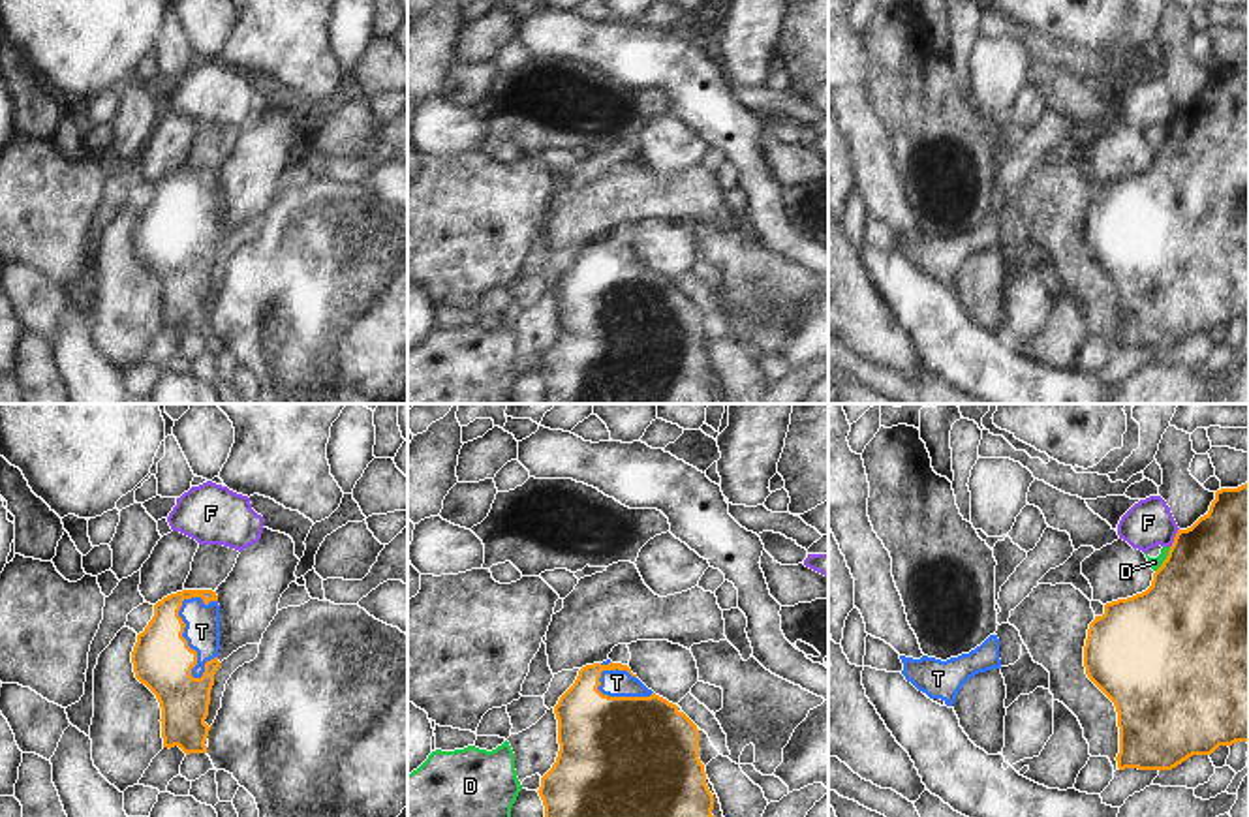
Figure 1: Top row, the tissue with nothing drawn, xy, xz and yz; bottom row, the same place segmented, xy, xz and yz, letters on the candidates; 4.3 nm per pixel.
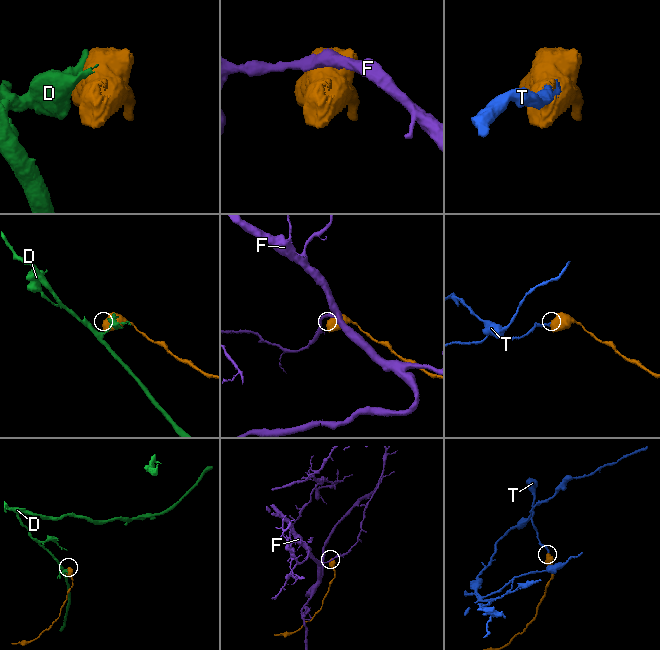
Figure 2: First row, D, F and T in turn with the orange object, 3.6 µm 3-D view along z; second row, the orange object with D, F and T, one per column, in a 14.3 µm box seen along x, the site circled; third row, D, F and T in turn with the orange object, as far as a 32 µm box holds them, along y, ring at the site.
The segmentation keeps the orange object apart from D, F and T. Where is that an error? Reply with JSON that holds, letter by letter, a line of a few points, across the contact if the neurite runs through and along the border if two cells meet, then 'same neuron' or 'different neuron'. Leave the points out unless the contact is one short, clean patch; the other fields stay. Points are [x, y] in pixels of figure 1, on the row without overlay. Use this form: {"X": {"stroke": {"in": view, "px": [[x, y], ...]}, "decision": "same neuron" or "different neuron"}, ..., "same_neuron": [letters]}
{"D": {"decision": "different neuron"}, "F": {"stroke": {"in": "yz", "px": [[1178, 107], [1171, 126]]}, "decision": "different neuron"}, "T": {"decision": "same neuron"}, "same_neuron": ["T"]}

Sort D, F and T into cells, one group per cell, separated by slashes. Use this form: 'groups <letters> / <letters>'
groups D / F / T

